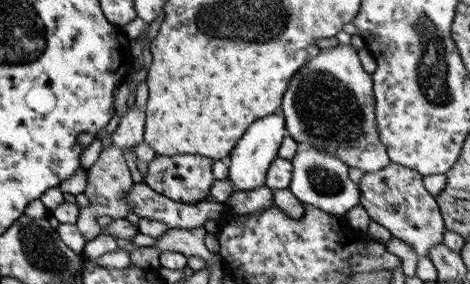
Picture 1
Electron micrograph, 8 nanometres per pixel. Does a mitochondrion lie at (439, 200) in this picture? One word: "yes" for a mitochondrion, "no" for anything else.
no

